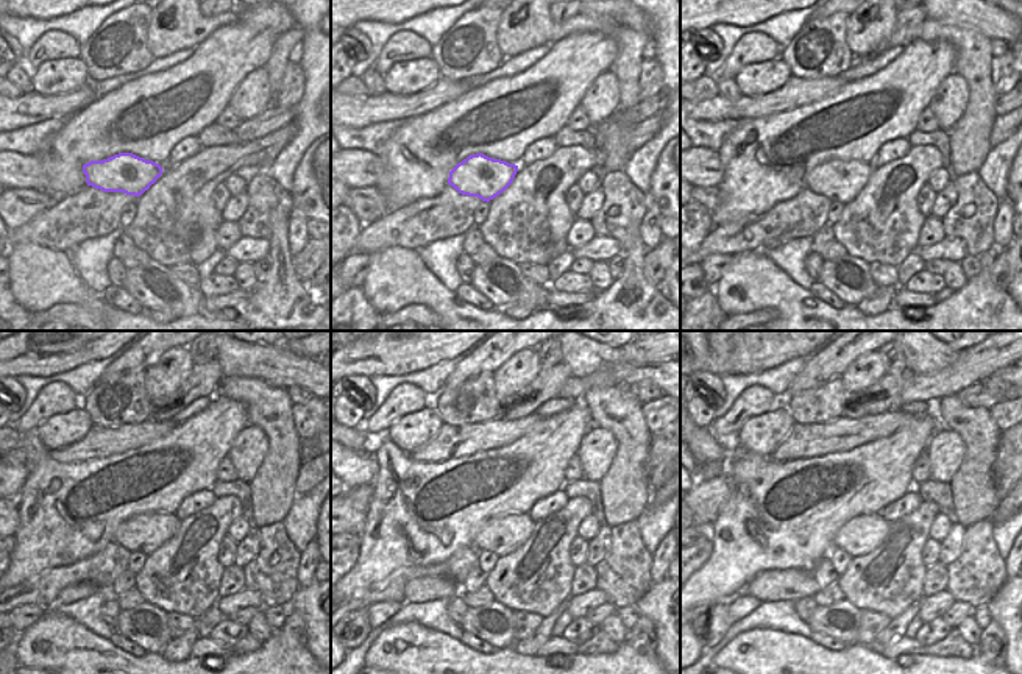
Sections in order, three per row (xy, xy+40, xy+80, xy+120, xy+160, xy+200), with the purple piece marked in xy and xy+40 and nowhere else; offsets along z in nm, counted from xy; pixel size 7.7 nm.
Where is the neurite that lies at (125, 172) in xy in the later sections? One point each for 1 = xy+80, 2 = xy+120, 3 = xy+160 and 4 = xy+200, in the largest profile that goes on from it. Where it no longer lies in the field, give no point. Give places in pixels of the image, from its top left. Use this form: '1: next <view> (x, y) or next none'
1: next xy+80 (841, 181)
2: next xy+120 (147, 532)
3: next xy+160 (503, 534)
4: next xy+200 (863, 534)

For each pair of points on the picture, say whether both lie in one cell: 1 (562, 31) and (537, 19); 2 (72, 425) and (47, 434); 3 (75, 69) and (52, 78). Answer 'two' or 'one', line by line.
1: one
2: one
3: one

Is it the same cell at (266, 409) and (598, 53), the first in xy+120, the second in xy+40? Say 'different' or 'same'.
different

